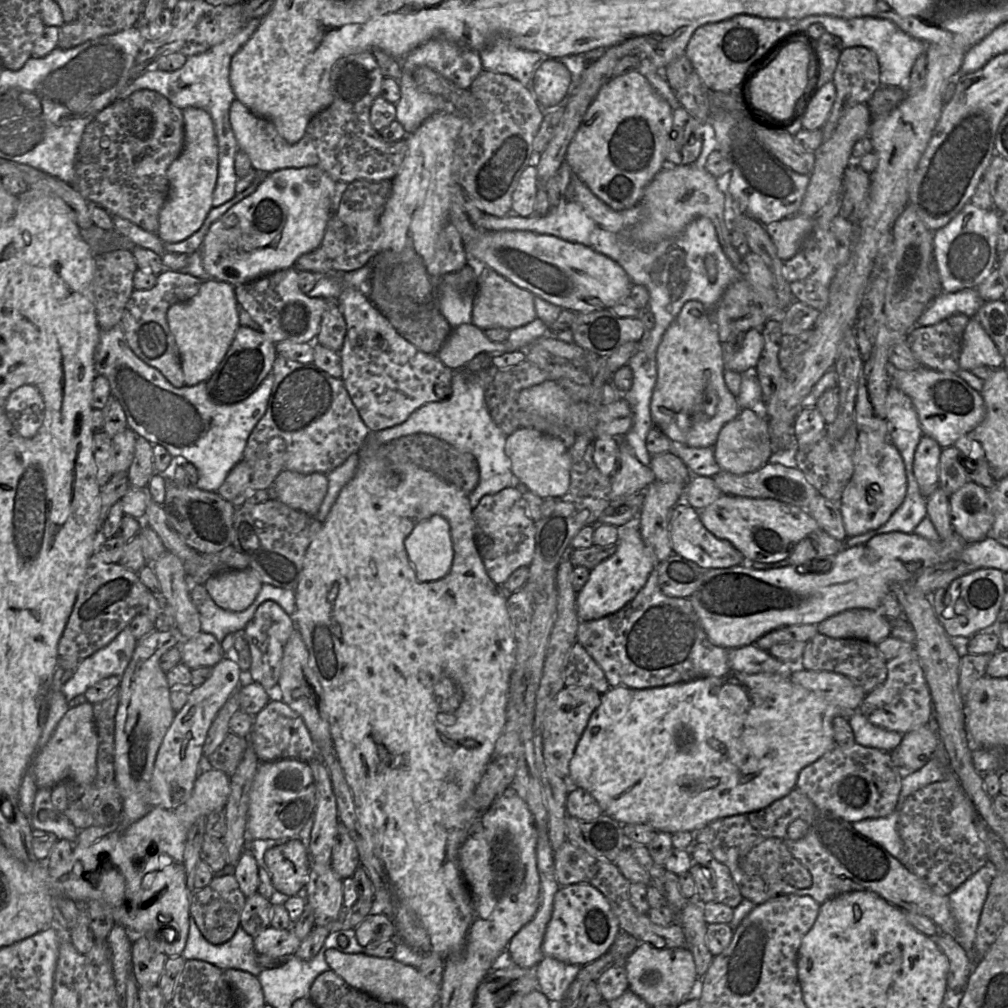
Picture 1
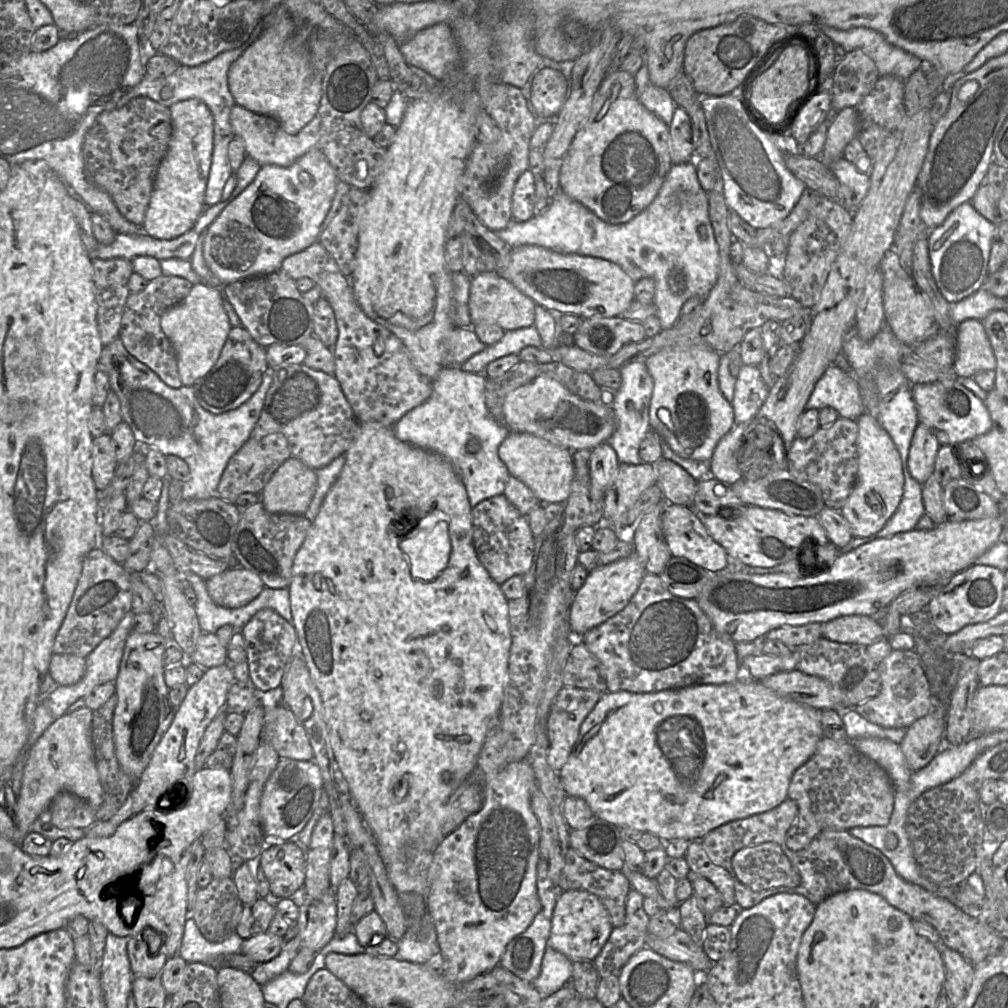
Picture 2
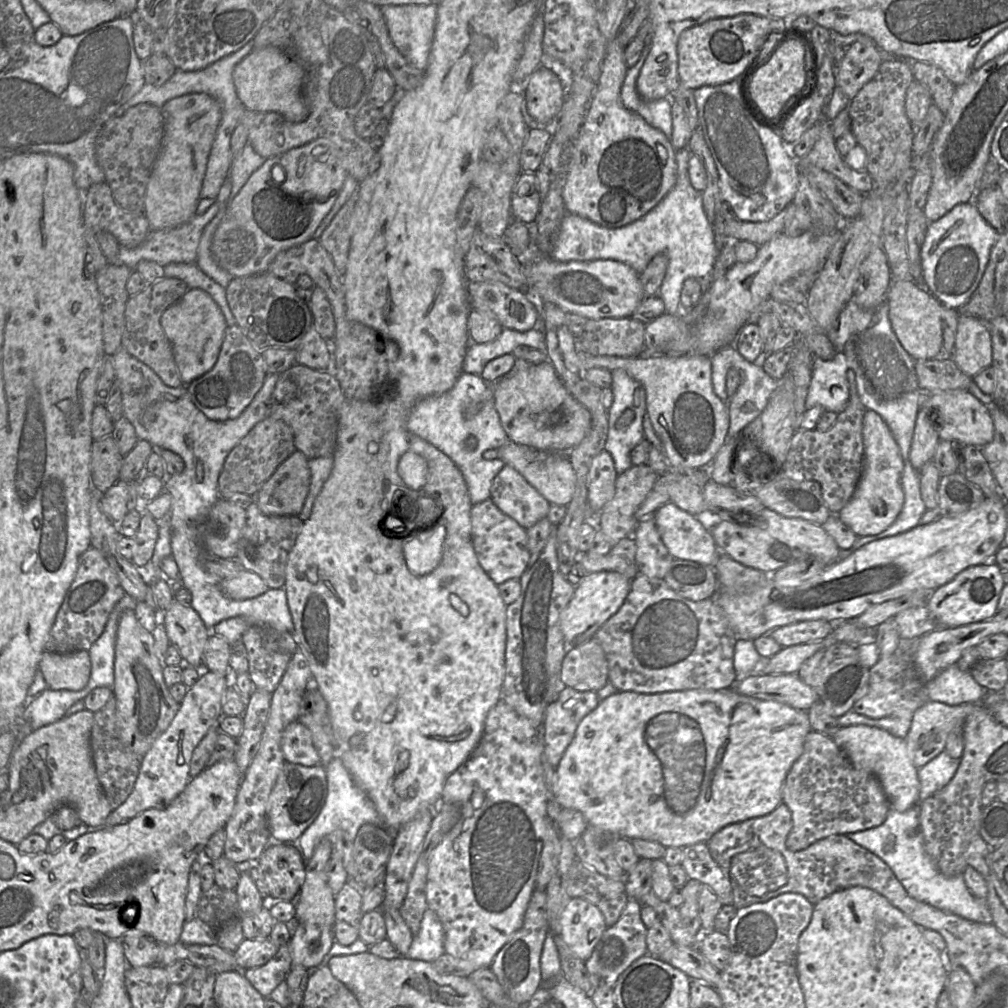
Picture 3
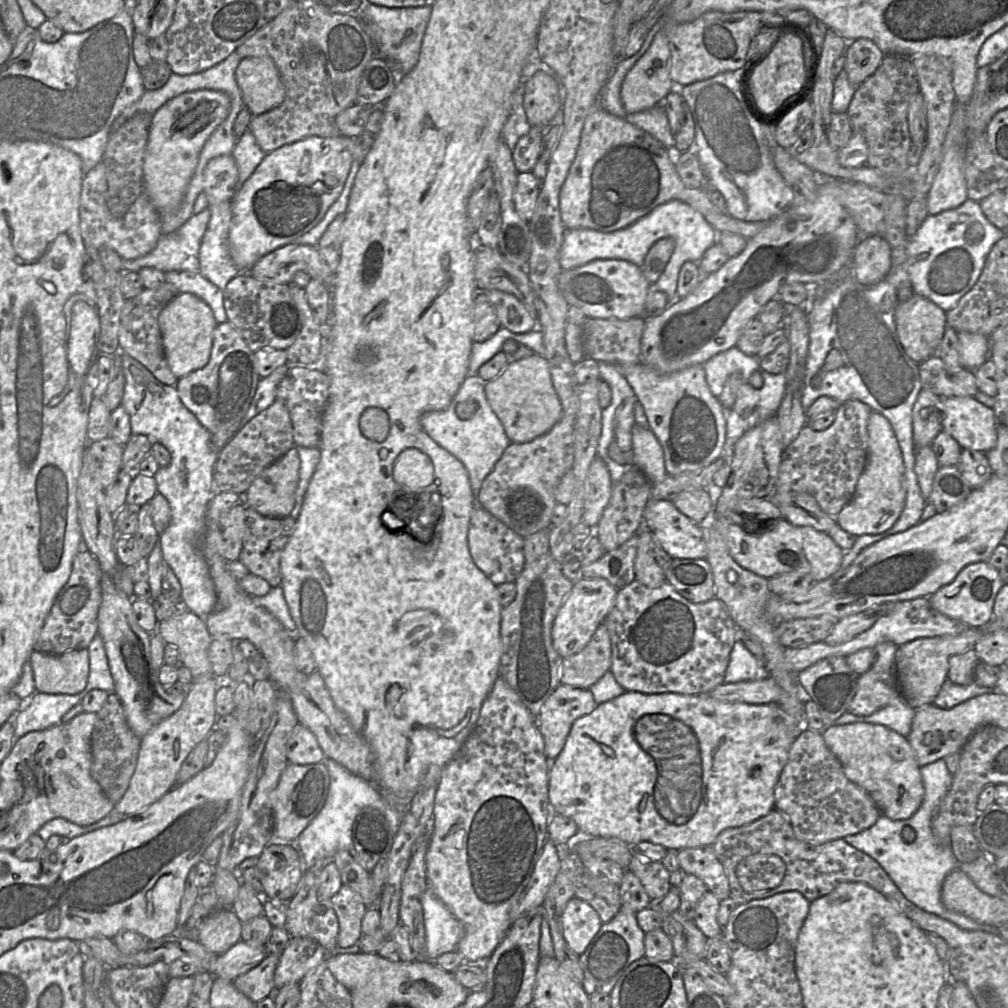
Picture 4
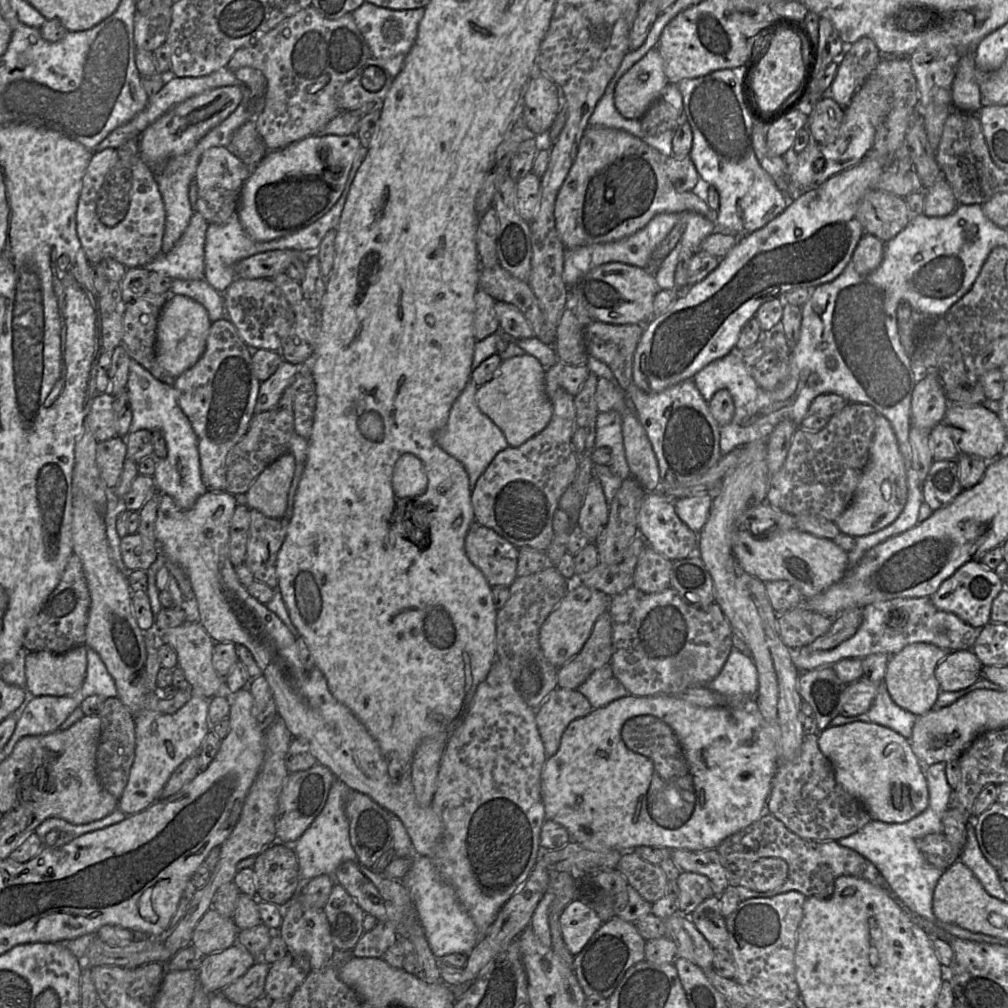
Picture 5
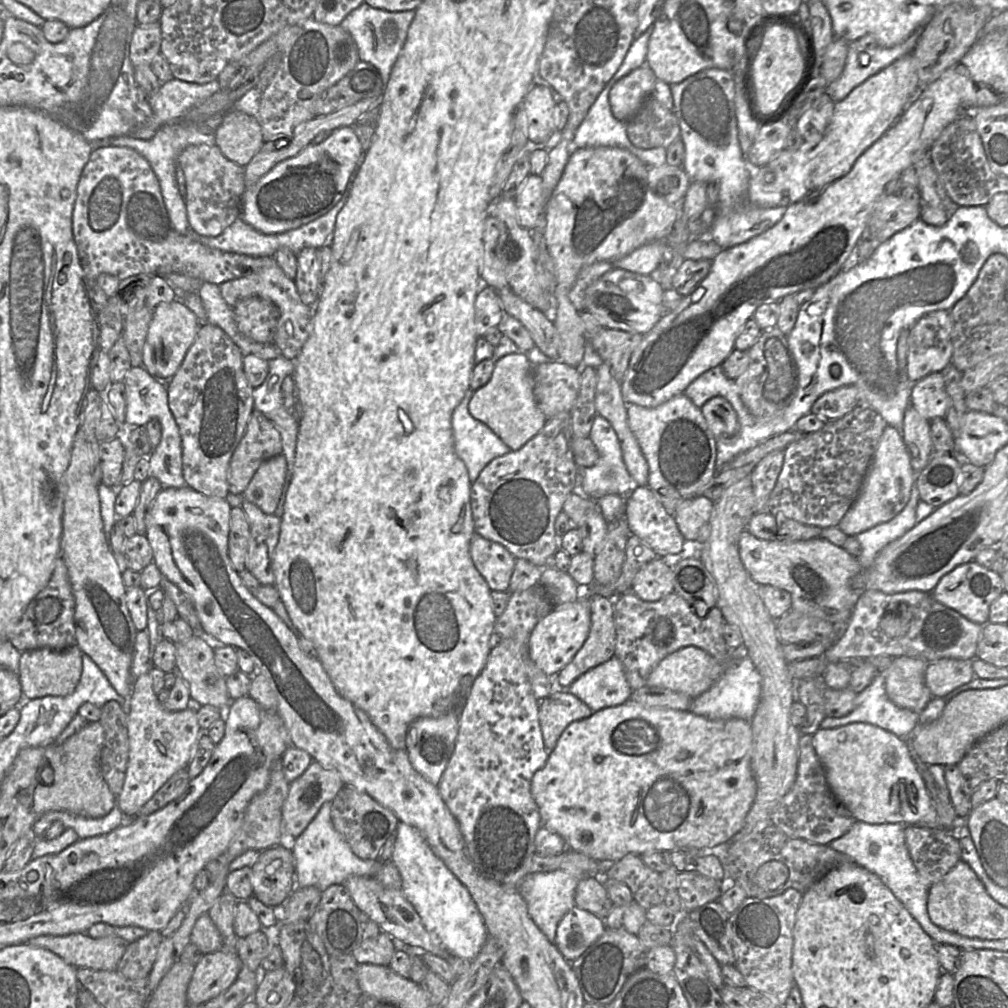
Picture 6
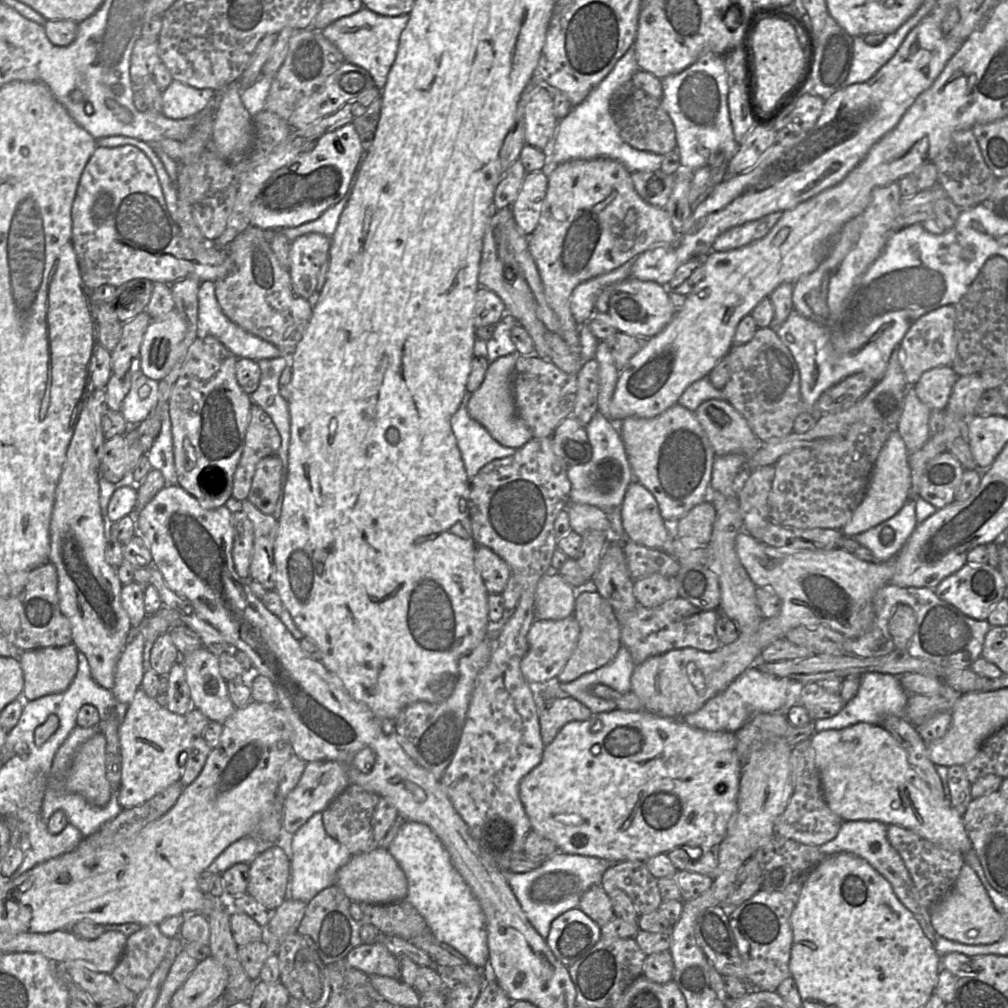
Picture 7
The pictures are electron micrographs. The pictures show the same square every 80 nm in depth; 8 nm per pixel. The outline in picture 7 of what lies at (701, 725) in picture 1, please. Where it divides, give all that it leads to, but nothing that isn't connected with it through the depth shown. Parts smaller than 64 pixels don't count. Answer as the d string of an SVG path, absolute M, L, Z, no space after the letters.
M614 709L592 714L584 721L571 721L564 725L554 740L545 746L541 762L521 780L519 785L519 796L529 818L531 830L553 841L558 852L599 857L610 862L626 860L645 862L655 855L668 853L677 847L709 850L719 845L725 838L729 819L737 810L742 764L736 753L736 736L733 732L694 728L679 719L662 717L643 709L639 711Z

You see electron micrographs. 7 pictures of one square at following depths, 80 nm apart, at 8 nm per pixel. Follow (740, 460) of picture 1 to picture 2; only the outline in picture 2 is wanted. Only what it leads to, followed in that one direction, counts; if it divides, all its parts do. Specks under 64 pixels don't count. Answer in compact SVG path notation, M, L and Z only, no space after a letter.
M748 423L735 424L718 442L710 459L710 476L732 485L743 478L739 455L743 450Z

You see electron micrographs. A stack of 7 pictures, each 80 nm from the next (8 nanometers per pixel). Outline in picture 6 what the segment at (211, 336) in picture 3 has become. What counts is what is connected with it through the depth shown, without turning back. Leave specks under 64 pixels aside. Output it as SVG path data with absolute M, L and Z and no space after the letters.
M179 299L159 304L153 312L144 349L143 367L160 381L169 381L182 364L200 328L200 320Z

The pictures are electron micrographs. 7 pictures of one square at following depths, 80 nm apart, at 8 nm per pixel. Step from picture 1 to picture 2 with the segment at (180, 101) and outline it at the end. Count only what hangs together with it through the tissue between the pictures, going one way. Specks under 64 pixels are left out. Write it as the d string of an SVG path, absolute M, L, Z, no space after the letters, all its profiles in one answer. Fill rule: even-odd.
M262 19L252 31L249 39L238 48L222 52L212 60L199 66L180 66L175 73L166 78L153 79L145 75L137 86L121 97L116 103L116 108L121 108L132 99L143 96L167 108L179 101L189 99L198 99L209 108L214 120L214 140L211 167L205 191L205 204L210 206L222 201L222 192L225 183L233 174L228 155L228 147L235 136L230 123L230 112L236 103L229 90L228 71L232 63L236 61L245 52L245 50L258 39L263 31ZM164 87L169 87L172 90L172 94L169 99L164 99L161 96L161 91Z

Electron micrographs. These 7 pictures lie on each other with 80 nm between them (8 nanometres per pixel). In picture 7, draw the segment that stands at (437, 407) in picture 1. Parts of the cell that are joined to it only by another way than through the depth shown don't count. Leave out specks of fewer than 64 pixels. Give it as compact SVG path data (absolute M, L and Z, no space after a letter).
M466 391L460 407L451 418L452 431L470 483L483 466L495 459L511 456L517 451L501 445L483 425L469 415L468 403L471 396L472 393Z

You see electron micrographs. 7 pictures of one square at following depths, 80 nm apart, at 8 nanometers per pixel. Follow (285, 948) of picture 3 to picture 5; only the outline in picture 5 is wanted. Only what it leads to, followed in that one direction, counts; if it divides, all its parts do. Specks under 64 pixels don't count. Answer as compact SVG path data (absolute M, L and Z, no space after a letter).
M257 960L247 972L224 987L221 992L231 1002L248 1006L252 1001L264 996L265 981L271 964Z

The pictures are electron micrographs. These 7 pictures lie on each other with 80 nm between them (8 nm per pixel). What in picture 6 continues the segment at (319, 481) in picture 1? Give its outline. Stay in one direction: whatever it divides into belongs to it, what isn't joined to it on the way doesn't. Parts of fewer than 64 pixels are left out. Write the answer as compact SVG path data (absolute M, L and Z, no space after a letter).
M282 454L264 461L243 493L243 498L265 514L274 514L287 473L287 460Z

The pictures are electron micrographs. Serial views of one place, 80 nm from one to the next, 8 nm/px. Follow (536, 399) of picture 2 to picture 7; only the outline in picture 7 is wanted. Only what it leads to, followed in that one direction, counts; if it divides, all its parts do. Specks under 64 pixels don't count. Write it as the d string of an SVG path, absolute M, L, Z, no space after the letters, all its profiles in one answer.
M516 351L490 362L482 384L472 393L468 403L468 413L474 420L483 425L501 445L517 450L533 438L531 429L517 413L513 397L512 379L519 355Z

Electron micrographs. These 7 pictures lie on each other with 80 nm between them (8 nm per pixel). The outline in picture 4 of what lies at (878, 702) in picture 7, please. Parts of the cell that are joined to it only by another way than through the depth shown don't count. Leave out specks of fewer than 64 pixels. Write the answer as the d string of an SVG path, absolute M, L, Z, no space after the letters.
M902 699L902 701L880 708L869 716L856 716L846 711L834 721L834 725L845 725L850 723L881 724L904 737L908 737L915 711L916 709Z

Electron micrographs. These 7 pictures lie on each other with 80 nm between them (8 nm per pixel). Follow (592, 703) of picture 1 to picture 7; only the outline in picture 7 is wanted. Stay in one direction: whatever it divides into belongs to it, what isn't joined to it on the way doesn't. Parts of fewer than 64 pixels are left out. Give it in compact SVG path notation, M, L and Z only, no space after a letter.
M572 697L539 701L539 724L544 745L550 744L567 723L584 721L591 716L590 709Z

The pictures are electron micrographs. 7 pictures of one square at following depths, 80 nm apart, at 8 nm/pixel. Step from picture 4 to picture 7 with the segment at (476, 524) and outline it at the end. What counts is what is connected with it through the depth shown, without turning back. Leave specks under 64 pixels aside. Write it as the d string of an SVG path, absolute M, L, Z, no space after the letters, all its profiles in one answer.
M477 546L474 558L488 593L501 594L512 574L509 565L486 546Z

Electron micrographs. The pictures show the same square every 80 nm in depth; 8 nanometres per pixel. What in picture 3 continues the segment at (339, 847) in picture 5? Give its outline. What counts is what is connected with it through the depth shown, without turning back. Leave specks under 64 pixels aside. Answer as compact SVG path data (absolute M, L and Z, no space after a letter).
M335 756L329 763L324 765L327 777L327 796L325 803L312 824L302 833L302 835L296 841L283 843L283 844L295 844L296 847L302 853L304 860L307 862L313 855L314 849L317 844L326 837L332 836L335 831L342 830L348 834L350 840L356 837L357 831L365 823L382 823L383 820L377 813L372 801L367 794L356 784L348 770L343 765L339 756Z

